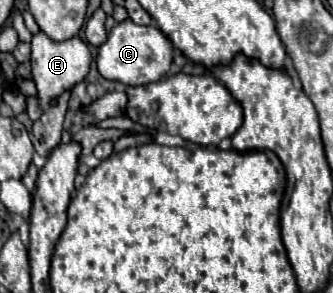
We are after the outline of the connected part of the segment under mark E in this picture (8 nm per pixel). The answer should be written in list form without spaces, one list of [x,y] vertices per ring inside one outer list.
[[[39,30],[31,40],[31,70],[33,70],[33,80],[37,84],[37,90],[39,90],[39,104],[49,106],[51,98],[63,94],[65,90],[73,88],[77,82],[81,82],[89,72],[91,60],[93,56],[87,44],[79,36],[73,36],[63,42],[55,42],[45,32]]]

